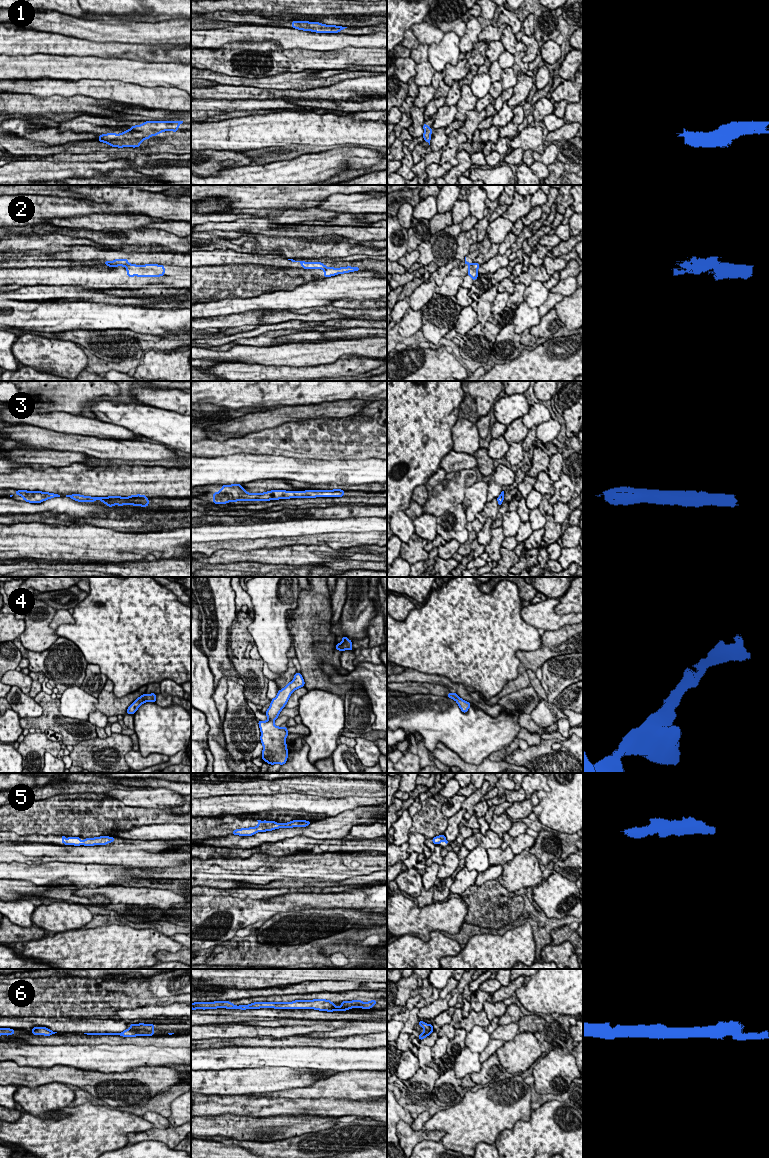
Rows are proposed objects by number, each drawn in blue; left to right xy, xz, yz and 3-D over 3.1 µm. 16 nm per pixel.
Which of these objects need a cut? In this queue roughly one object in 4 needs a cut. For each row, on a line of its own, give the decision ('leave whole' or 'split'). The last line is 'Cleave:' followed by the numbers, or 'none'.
1: leave whole
2: split
3: leave whole
4: leave whole
5: leave whole
6: leave whole
Cleave: 2

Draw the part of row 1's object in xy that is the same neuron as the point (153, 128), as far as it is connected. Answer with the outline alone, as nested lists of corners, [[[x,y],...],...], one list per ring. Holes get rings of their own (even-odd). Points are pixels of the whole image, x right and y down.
[[[145,121],[141,125],[132,126],[120,134],[102,134],[98,141],[109,144],[111,147],[140,147],[140,143],[151,136],[171,130],[177,132],[183,121]]]

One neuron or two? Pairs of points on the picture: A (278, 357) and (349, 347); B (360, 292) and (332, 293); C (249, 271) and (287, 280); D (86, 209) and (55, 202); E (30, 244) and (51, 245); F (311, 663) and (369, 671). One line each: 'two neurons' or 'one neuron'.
A: one neuron
B: one neuron
C: one neuron
D: one neuron
E: one neuron
F: two neurons

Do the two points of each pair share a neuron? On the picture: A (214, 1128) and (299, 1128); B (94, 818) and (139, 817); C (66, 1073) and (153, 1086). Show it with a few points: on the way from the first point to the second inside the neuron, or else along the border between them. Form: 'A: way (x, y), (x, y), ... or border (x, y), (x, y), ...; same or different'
A: way (235, 1126), (278, 1125); same
B: way (105, 817), (128, 817); same
C: way (88, 1078), (131, 1077); same

